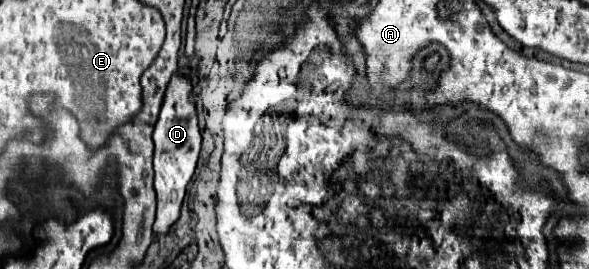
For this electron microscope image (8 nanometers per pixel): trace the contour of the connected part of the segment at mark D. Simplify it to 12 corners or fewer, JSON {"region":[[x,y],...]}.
{"region":[[187,74],[167,84],[154,126],[153,236],[181,214],[201,150]]}

